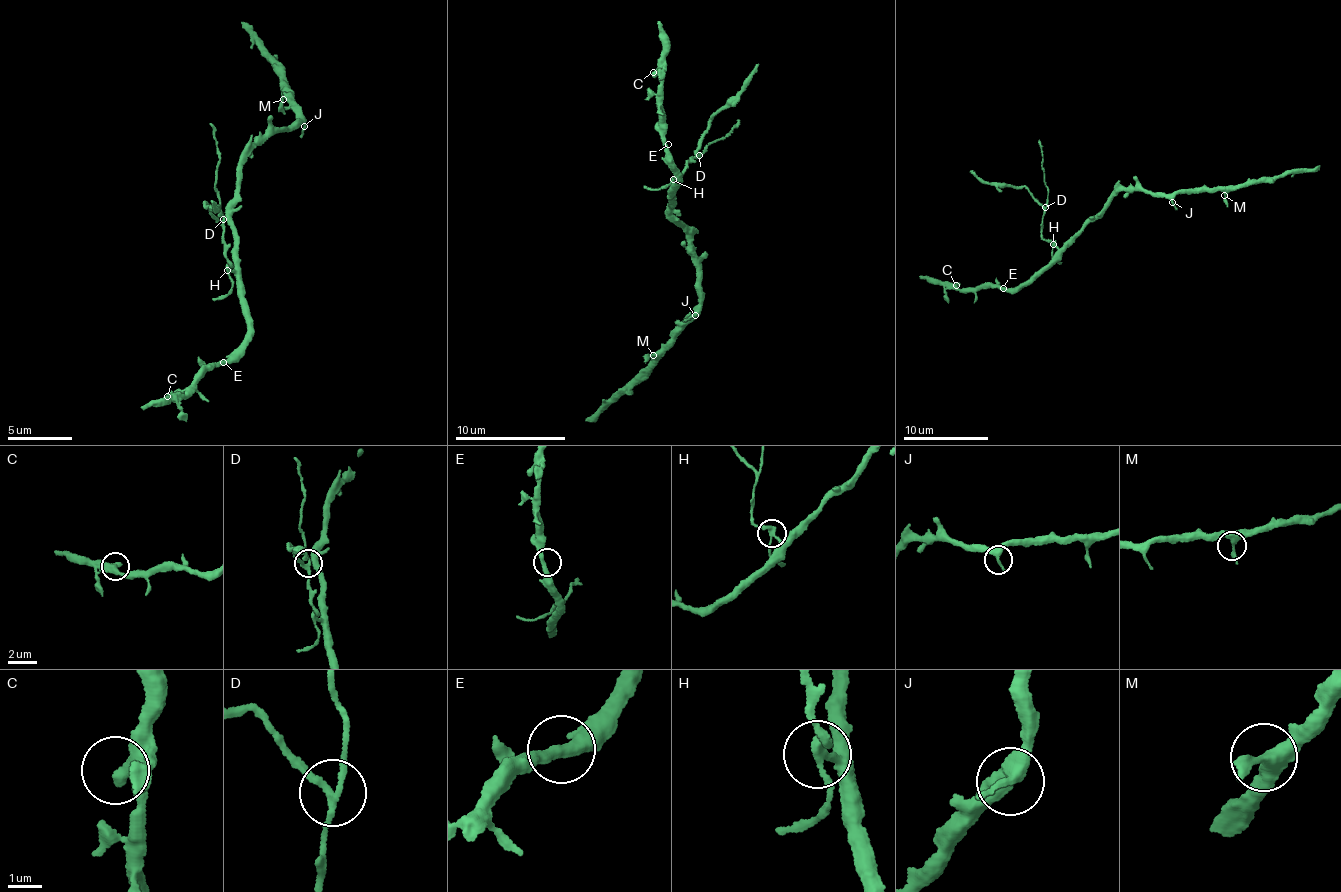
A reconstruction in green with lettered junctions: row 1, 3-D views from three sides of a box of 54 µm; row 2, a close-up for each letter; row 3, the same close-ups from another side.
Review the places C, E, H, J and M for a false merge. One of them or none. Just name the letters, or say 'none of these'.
H

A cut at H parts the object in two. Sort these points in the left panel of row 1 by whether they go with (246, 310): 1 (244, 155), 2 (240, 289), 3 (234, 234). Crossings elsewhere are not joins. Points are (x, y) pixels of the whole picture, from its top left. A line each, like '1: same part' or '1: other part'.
1: same part
2: same part
3: same part

